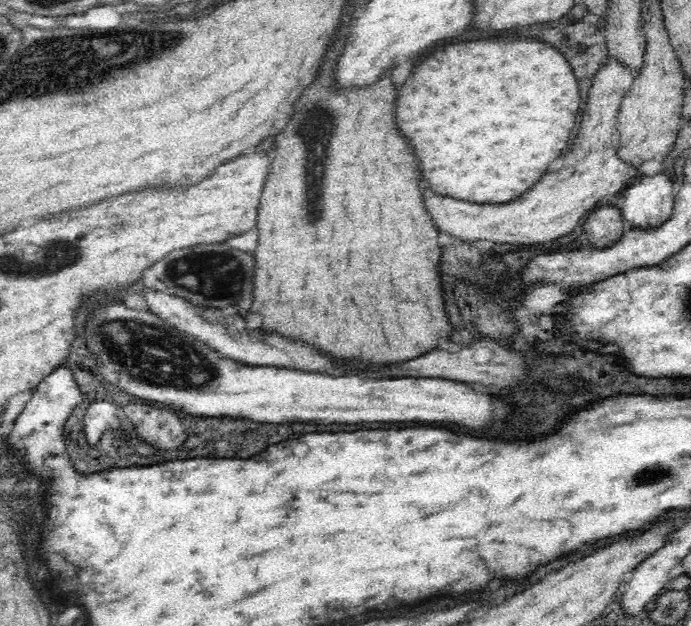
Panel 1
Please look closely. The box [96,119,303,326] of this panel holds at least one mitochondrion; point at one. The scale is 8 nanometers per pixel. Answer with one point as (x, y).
(217, 275)

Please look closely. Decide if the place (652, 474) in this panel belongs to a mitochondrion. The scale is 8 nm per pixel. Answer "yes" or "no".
yes

